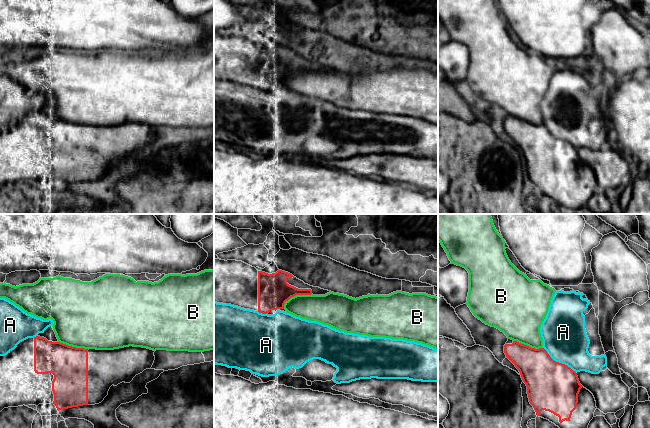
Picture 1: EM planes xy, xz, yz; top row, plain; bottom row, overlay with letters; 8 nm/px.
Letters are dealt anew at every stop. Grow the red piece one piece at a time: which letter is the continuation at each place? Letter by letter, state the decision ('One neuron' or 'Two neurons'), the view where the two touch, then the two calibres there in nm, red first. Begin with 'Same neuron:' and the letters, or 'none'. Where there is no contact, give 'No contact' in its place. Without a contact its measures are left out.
Same neuron: none
A: Two neurons. Touches red in yz. Thickness 400 nm (red) against 360 nm
B: Two neurons. Touches red in xz. Thickness 260 nm (red) against 220 nm

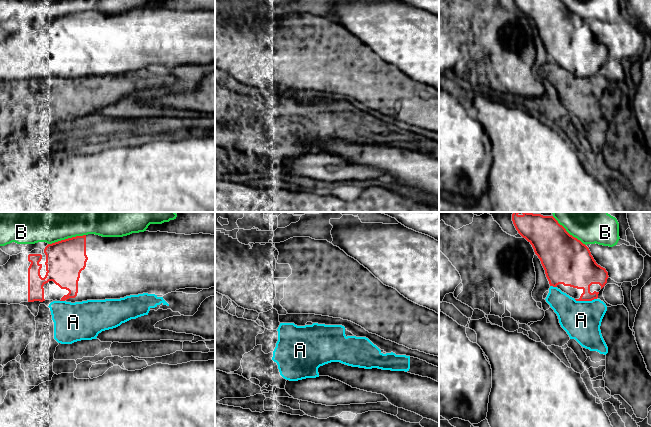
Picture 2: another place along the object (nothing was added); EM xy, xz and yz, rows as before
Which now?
Same neuron: none
A: Two neurons. Touches red in yz. Thickness 300 nm (red) against 300 nm
B: Two neurons. Touches red in xy. Thickness 320 nm (red) against 480 nm

